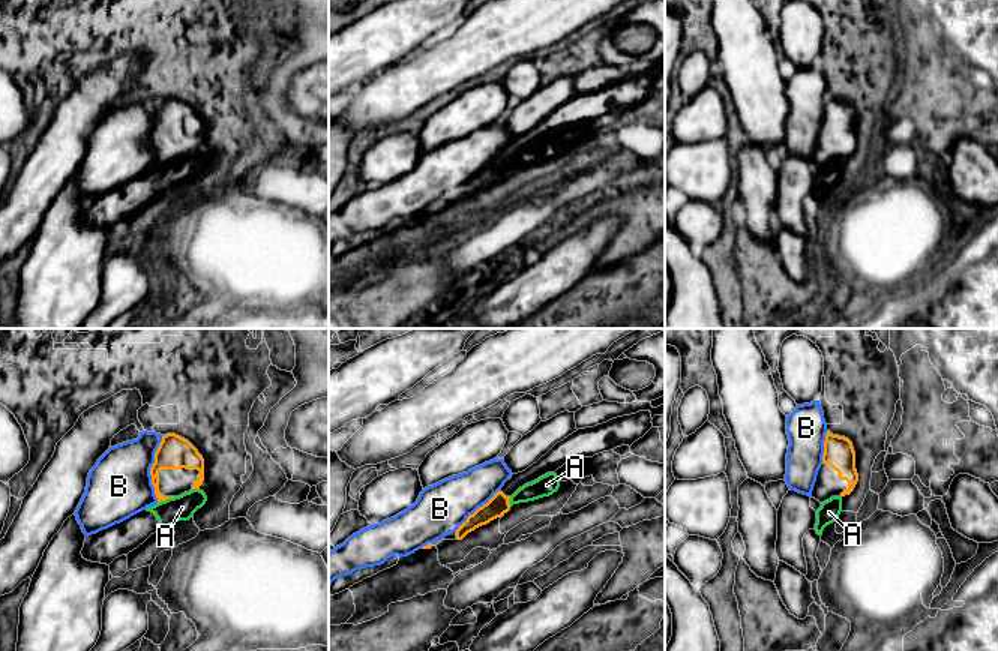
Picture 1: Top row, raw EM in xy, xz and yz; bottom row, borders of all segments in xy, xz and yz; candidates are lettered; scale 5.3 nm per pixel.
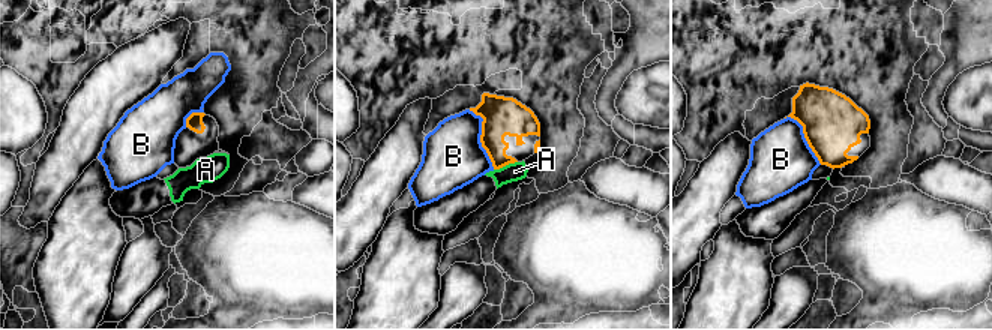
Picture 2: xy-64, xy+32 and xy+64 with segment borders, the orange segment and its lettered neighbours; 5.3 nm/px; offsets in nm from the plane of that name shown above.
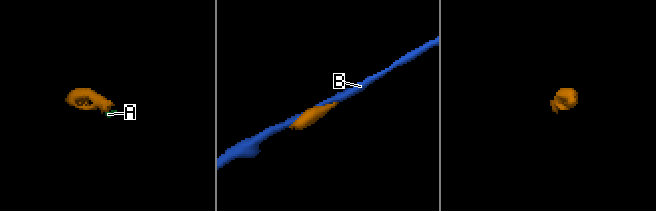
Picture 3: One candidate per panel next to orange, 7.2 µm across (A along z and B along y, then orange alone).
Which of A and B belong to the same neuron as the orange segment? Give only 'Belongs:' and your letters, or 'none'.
Belongs: none

